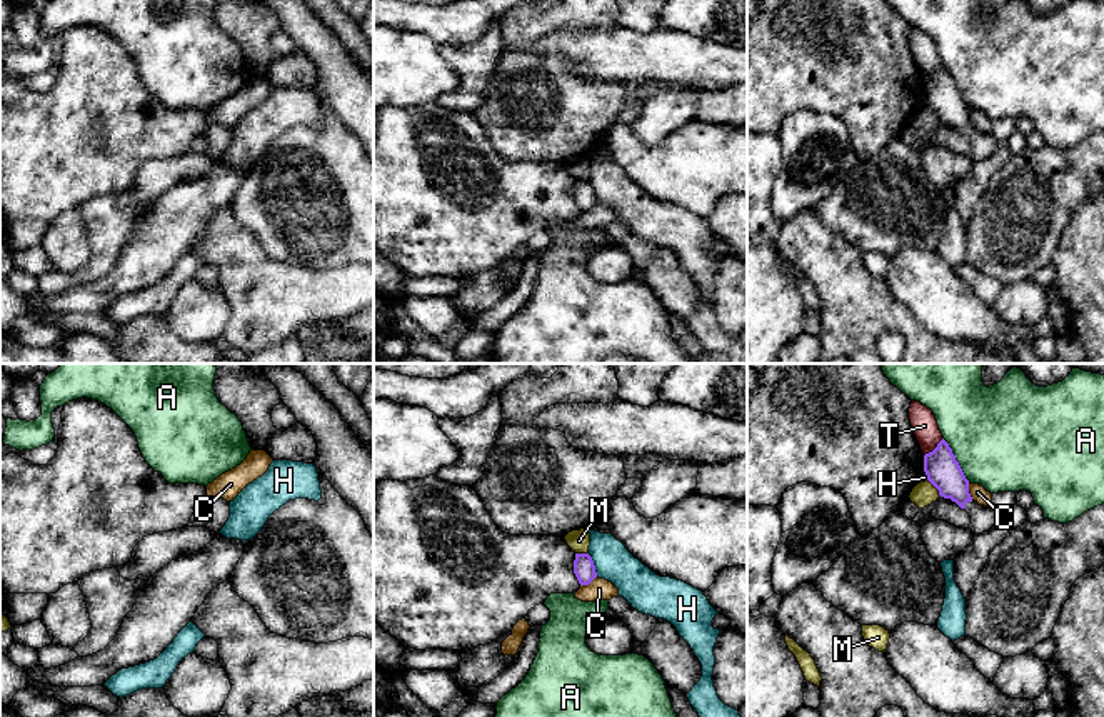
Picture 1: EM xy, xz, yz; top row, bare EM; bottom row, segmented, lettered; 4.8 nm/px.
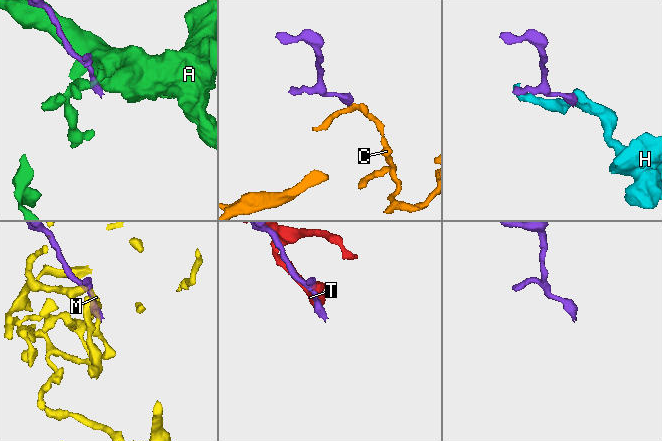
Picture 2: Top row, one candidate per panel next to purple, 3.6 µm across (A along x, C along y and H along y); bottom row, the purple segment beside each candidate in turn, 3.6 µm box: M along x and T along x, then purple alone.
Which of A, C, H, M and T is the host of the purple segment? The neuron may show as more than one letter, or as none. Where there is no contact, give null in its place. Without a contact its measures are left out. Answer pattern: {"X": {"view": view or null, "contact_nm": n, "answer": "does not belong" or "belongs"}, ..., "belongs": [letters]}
{"A": {"view": "yz", "contact_nm": 240, "answer": "does not belong"}, "C": {"view": "yz", "contact_nm": 90, "answer": "does not belong"}, "H": {"view": "xz", "contact_nm": 120, "answer": "does not belong"}, "M": {"view": "yz", "contact_nm": 110, "answer": "does not belong"}, "T": {"view": "yz", "contact_nm": 130, "answer": "does not belong"}, "belongs": []}

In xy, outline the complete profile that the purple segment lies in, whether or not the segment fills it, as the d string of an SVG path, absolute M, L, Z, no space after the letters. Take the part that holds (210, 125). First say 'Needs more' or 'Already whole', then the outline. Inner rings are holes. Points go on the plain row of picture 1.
Needs more. M208 123L203 135L208 140L207 155L218 160L230 143L230 128L227 128L223 125Z

